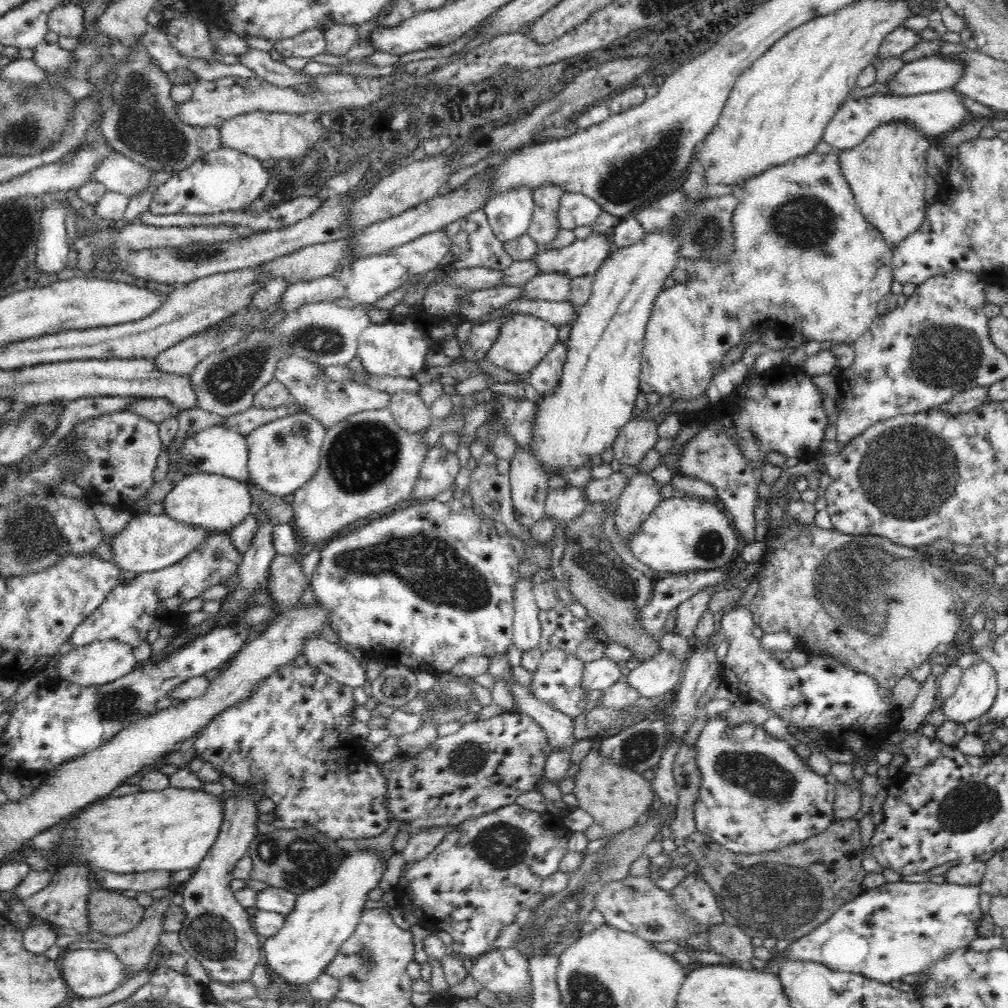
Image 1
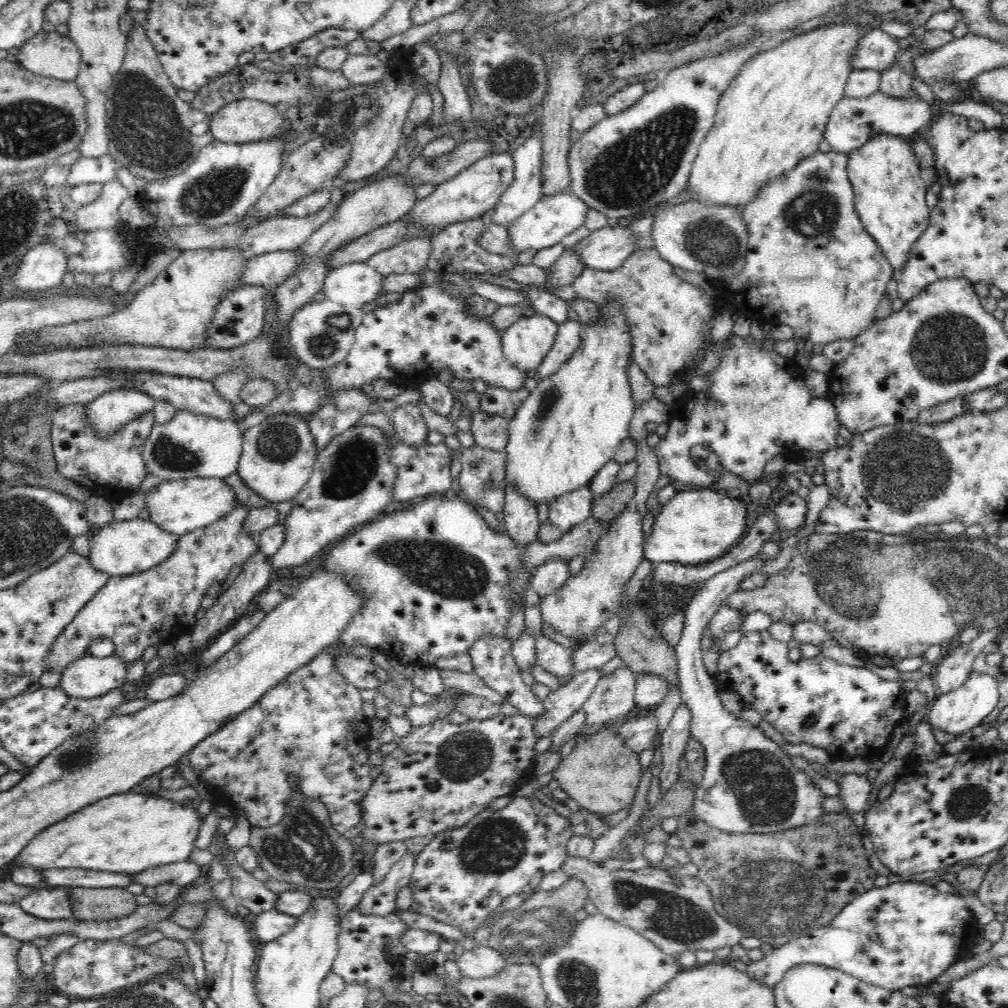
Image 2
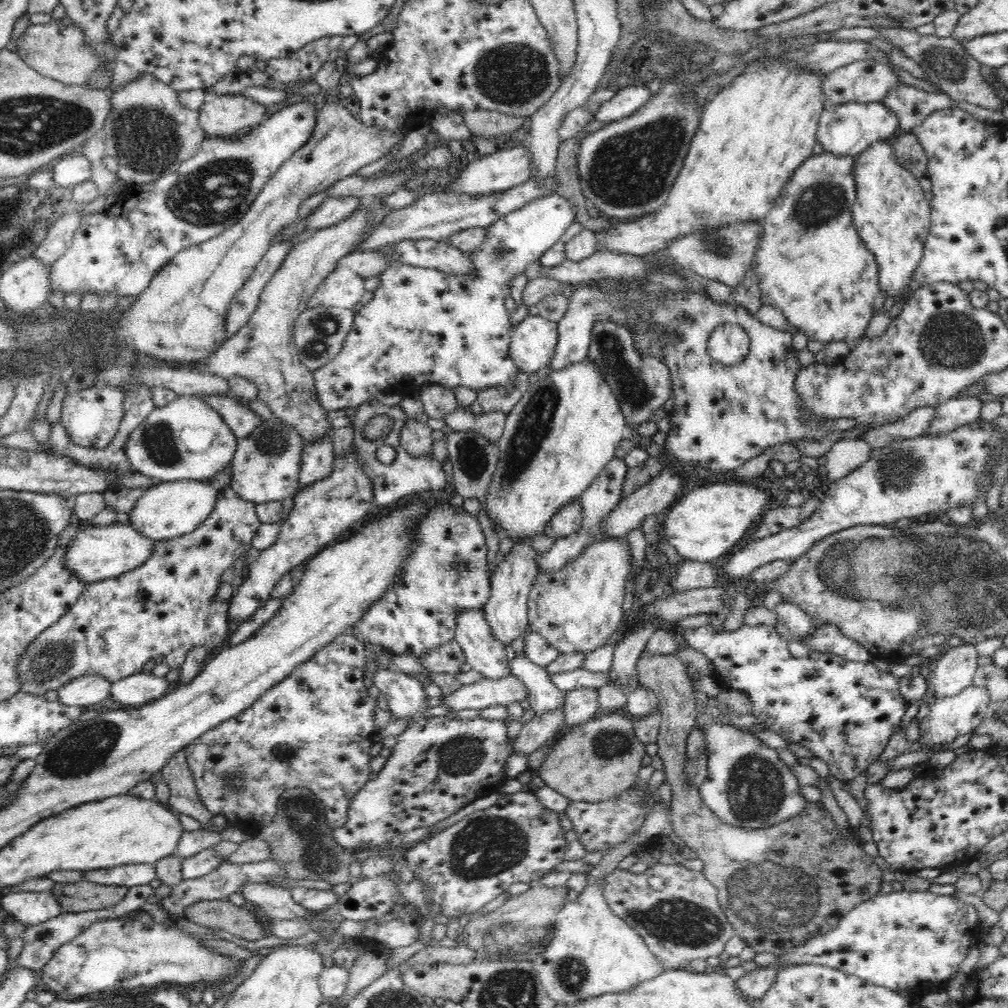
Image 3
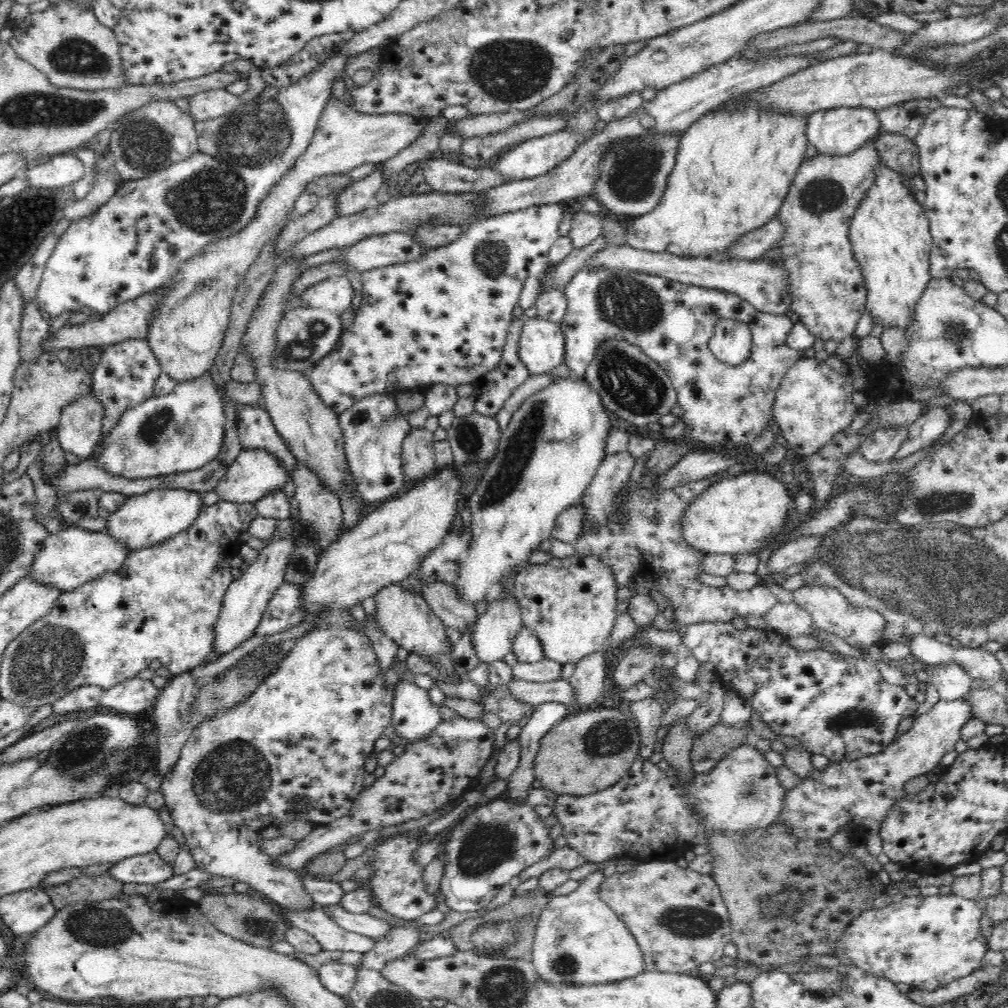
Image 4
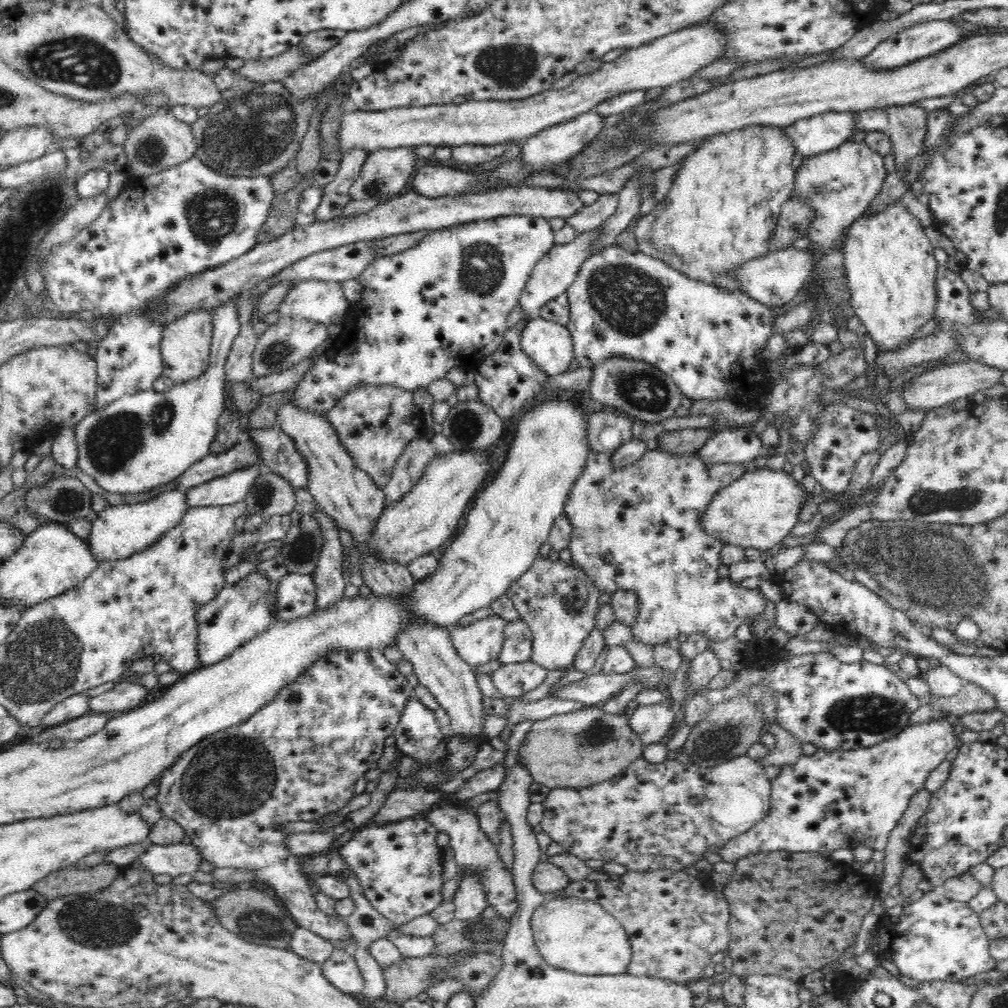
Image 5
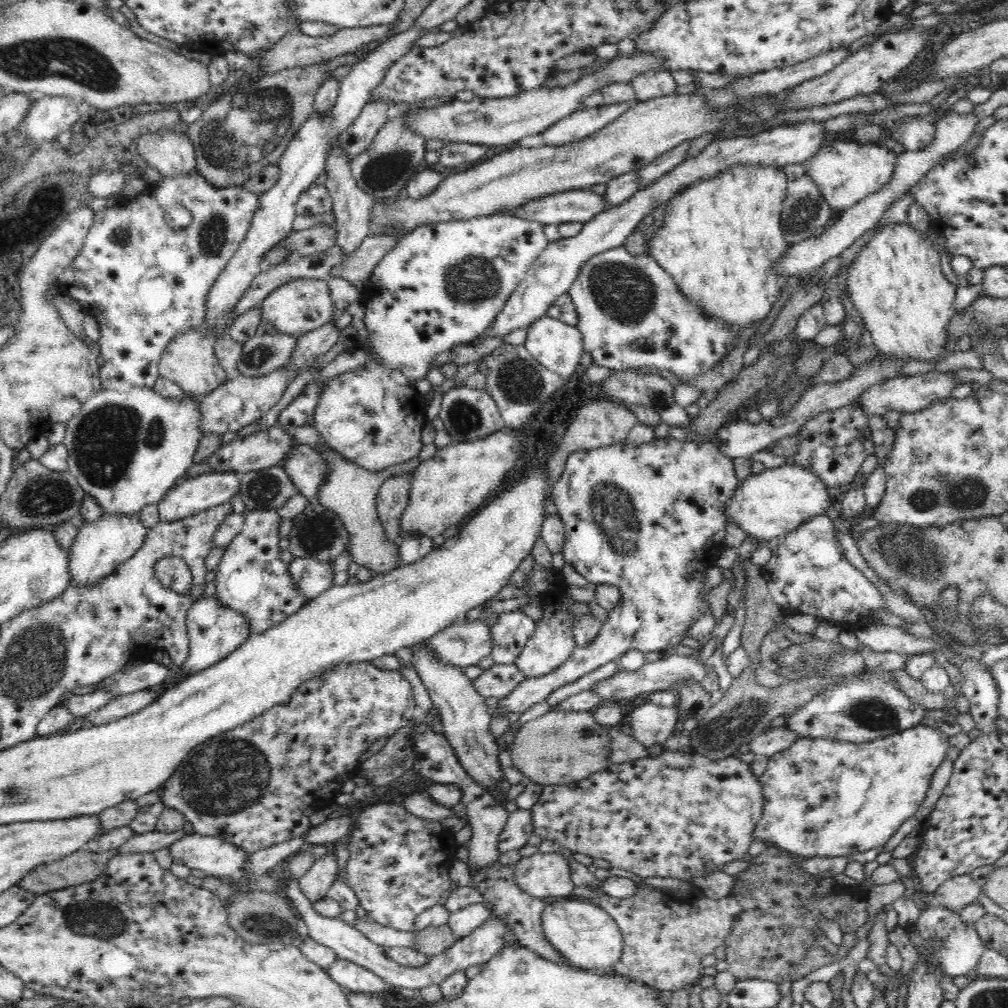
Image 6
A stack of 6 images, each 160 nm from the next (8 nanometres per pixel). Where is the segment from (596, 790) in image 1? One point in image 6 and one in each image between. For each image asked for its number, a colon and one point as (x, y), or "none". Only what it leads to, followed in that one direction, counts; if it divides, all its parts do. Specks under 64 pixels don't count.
2: (601, 774)
3: (598, 760)
4: (584, 753)
5: (578, 749)
6: (561, 746)

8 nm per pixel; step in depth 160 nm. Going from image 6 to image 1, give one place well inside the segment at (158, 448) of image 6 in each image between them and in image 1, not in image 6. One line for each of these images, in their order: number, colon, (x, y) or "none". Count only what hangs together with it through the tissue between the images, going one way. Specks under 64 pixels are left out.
1: (221, 450)
2: (192, 445)
3: (186, 440)
4: (183, 431)
5: (142, 441)

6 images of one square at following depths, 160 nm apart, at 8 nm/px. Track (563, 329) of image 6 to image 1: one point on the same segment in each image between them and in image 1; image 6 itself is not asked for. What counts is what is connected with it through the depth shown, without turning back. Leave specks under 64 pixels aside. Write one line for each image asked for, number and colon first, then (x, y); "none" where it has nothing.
1: (524, 341)
2: (526, 343)
3: (533, 343)
4: (542, 348)
5: (548, 344)

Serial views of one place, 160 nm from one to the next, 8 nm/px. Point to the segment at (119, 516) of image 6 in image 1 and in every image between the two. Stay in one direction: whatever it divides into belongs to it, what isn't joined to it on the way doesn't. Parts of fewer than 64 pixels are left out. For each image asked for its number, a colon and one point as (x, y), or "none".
1: (215, 502)
2: (181, 506)
3: (171, 509)
4: (144, 520)
5: (118, 532)

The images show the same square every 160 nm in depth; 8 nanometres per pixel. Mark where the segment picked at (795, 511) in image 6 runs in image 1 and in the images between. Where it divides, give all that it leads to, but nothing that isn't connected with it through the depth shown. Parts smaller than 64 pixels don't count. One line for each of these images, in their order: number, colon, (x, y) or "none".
1: (682, 534)
2: (693, 528)
3: (704, 524)
4: (742, 514)
5: (758, 510)

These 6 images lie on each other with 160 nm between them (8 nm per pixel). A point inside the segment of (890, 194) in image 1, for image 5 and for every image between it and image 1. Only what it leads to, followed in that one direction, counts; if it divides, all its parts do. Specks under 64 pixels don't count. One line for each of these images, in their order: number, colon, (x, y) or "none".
2: (890, 200)
3: (893, 218)
4: (890, 235)
5: (889, 261)

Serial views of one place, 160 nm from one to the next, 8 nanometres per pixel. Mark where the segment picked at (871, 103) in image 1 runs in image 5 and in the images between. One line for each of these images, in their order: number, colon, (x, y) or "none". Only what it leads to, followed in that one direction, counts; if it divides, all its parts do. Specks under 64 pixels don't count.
2: (853, 121)
3: (847, 129)
4: (840, 131)
5: (817, 134)

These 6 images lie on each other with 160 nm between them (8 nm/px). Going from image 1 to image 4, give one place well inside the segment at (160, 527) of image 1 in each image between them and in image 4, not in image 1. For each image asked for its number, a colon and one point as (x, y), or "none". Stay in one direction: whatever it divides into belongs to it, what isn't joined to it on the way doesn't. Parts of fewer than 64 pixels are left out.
2: (125, 547)
3: (99, 552)
4: (74, 556)

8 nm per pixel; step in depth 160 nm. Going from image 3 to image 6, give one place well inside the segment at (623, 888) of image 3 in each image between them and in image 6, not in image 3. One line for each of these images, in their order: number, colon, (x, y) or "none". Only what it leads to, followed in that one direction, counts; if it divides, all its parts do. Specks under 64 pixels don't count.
4: (678, 917)
5: (675, 924)
6: (665, 942)

